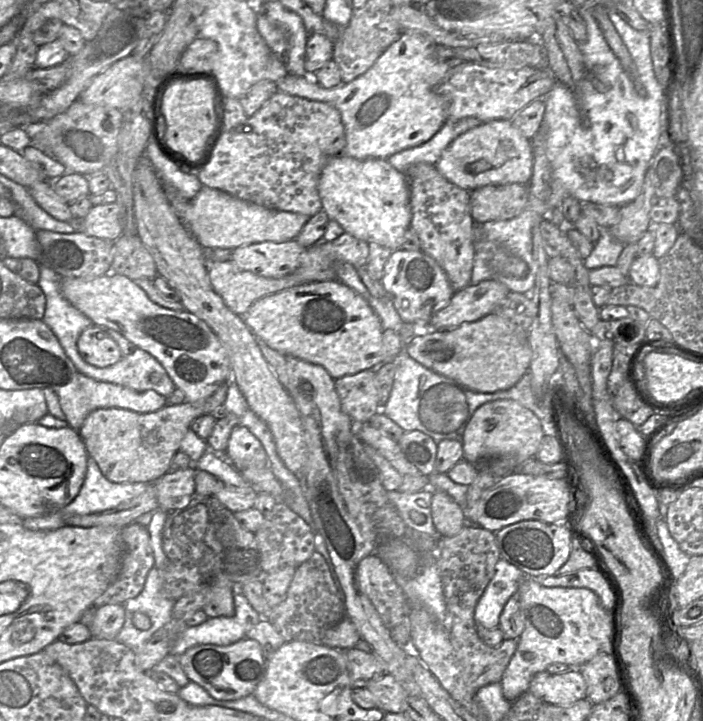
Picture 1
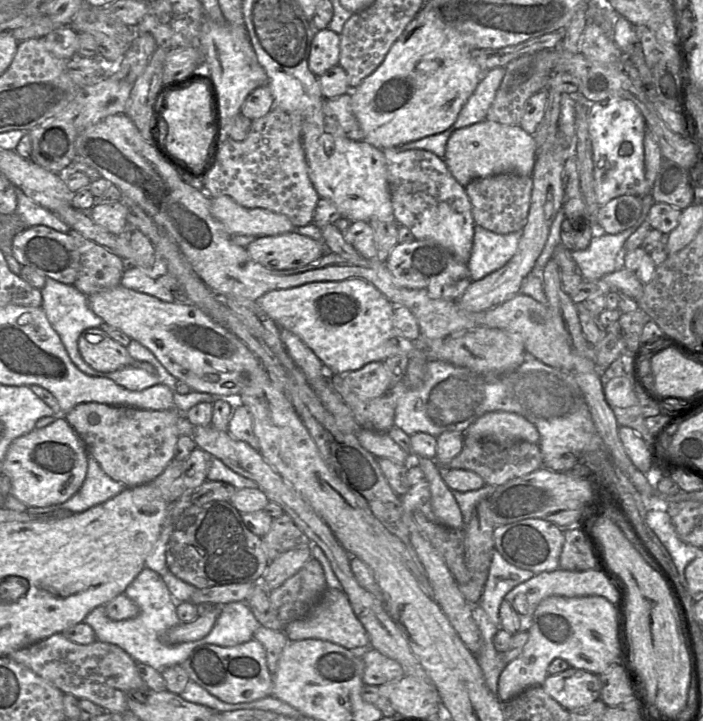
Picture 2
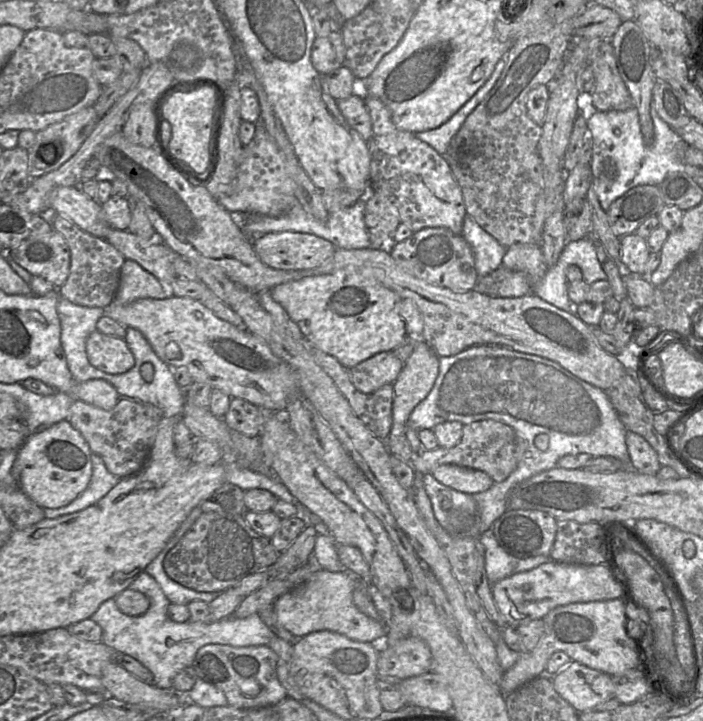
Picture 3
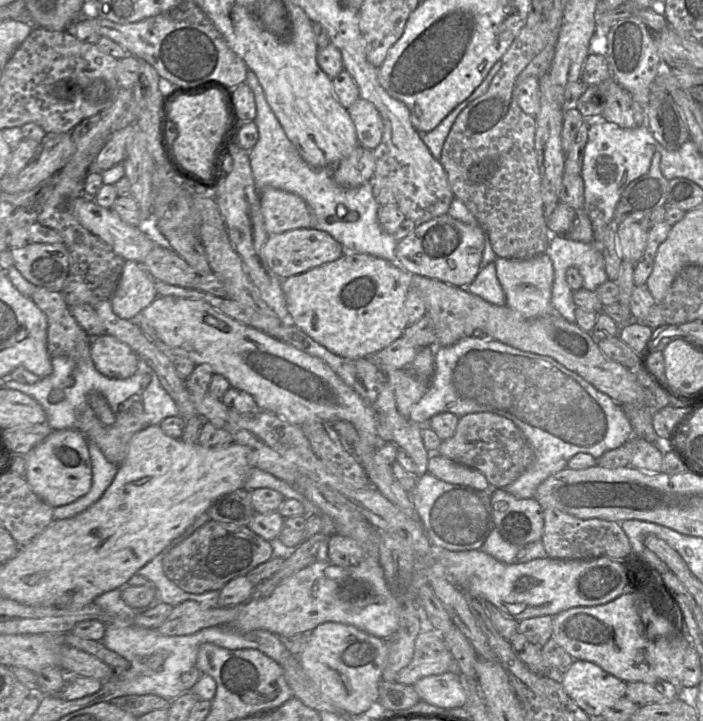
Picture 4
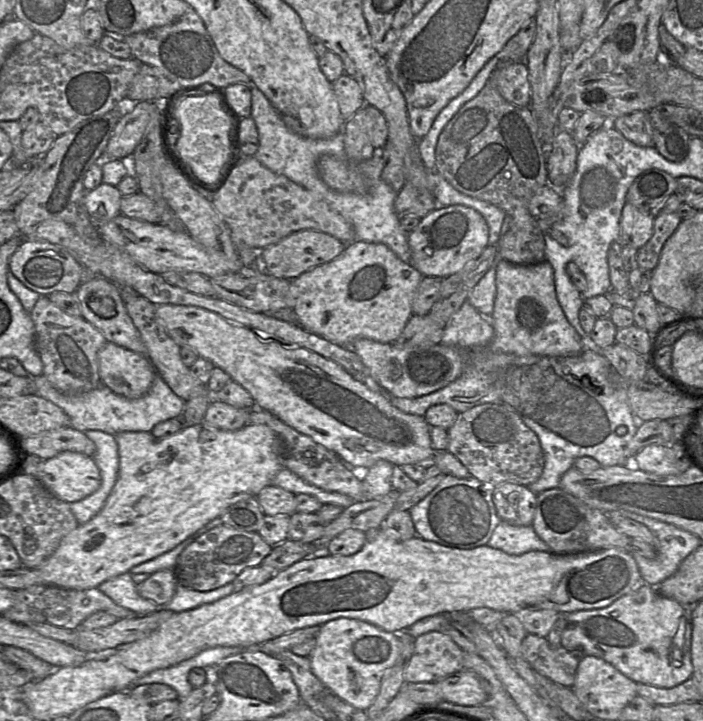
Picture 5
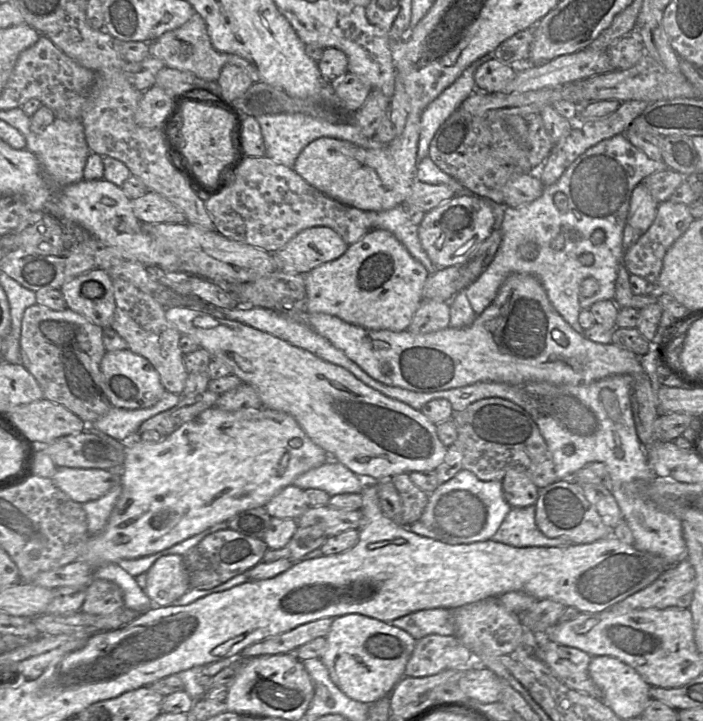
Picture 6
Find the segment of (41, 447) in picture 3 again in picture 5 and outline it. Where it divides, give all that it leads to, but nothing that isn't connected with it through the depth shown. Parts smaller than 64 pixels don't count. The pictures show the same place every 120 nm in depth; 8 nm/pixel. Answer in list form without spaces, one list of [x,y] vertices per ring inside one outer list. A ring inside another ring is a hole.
[[[65,451],[42,460],[38,470],[41,484],[66,503],[86,498],[101,485],[100,471],[93,459],[77,452]]]

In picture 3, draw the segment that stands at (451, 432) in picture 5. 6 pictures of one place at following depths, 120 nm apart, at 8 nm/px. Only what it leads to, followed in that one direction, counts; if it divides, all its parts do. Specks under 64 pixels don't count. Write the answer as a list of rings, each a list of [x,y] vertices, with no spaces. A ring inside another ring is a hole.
[[[482,420],[463,425],[462,437],[460,442],[452,448],[443,448],[438,446],[434,450],[424,450],[412,459],[410,465],[415,472],[423,475],[432,474],[439,466],[444,464],[454,464],[462,467],[468,467],[480,470],[488,474],[495,483],[504,481],[516,468],[519,461],[519,442],[514,430],[507,424],[494,420]]]

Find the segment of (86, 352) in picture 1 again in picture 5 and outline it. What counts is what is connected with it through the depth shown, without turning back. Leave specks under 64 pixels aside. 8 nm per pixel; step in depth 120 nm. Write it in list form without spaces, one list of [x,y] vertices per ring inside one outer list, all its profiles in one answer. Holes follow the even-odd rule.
[[[111,342],[98,352],[98,373],[102,385],[127,399],[145,395],[156,375],[146,356]]]

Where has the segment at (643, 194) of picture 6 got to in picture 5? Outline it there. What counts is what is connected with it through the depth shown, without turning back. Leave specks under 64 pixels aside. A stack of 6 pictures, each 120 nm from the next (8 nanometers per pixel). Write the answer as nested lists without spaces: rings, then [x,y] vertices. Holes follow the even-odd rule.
[[[626,202],[620,220],[619,241],[638,250],[652,237],[654,219],[654,211],[644,211]]]

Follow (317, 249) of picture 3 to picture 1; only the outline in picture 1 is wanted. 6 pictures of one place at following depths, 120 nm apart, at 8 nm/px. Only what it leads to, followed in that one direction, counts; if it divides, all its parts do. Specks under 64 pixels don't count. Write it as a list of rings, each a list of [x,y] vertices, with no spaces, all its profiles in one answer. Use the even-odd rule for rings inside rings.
[[[295,239],[286,242],[265,241],[237,247],[232,261],[240,269],[266,278],[282,278],[299,266],[307,248]]]

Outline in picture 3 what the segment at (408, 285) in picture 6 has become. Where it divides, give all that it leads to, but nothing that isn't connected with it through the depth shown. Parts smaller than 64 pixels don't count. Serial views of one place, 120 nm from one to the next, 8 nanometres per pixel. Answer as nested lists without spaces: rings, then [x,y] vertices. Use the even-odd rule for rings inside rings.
[[[347,266],[329,275],[280,284],[273,287],[270,294],[297,324],[308,344],[334,357],[347,369],[354,368],[378,353],[394,351],[406,337],[405,323],[399,314],[402,298],[382,285],[370,271],[363,271],[357,266]]]

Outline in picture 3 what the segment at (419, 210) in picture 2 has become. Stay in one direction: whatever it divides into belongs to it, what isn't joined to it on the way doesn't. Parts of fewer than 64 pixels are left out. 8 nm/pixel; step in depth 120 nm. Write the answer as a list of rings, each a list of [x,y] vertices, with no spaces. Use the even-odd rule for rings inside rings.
[[[366,96],[365,104],[371,117],[372,136],[367,141],[370,154],[370,184],[365,197],[364,219],[365,214],[370,214],[373,219],[388,221],[389,230],[392,230],[392,242],[400,223],[406,224],[413,233],[423,228],[443,227],[454,234],[462,235],[467,212],[461,189],[453,176],[448,158],[438,154],[414,133],[398,129],[392,121],[389,109],[378,98]]]

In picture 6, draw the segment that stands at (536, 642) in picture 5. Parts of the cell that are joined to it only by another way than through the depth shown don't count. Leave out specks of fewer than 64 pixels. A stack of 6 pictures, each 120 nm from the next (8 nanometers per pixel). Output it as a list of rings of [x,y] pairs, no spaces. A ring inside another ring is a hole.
[[[541,639],[544,662],[570,689],[602,700],[600,688],[591,679],[588,667],[592,656],[579,649]]]

